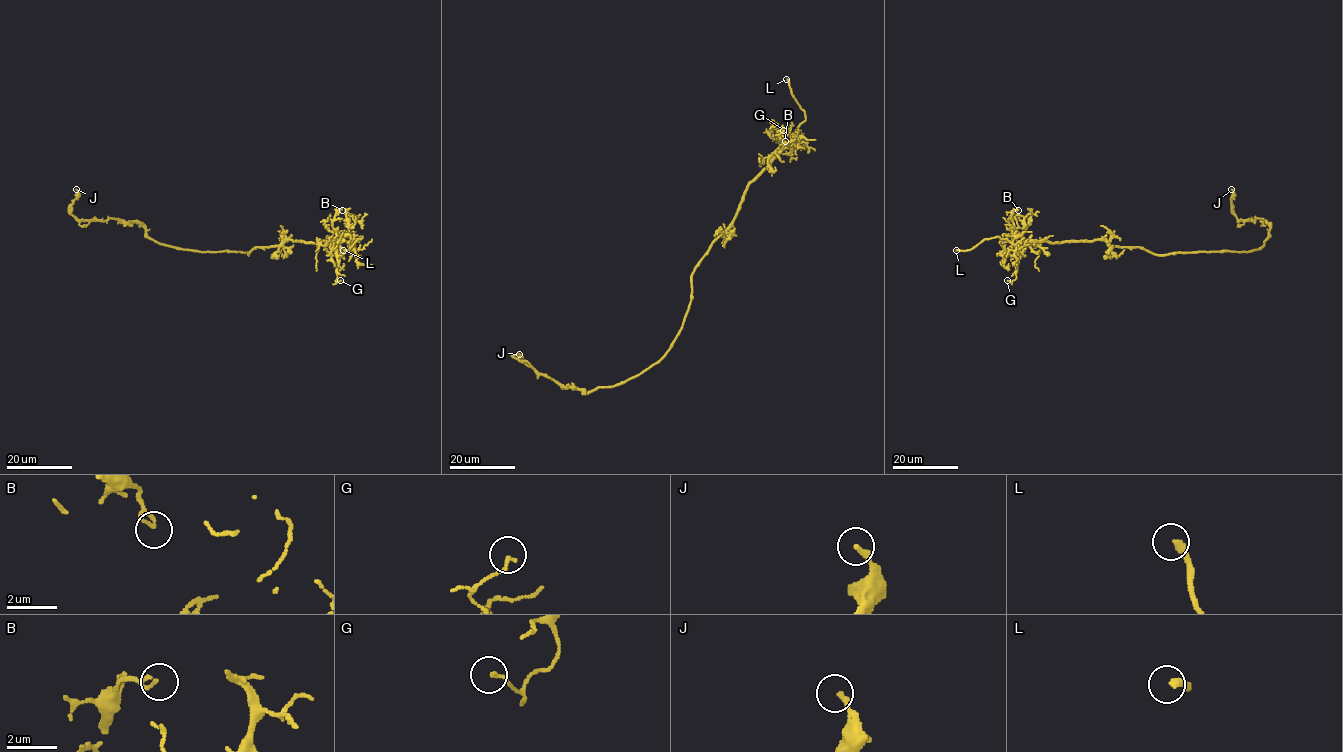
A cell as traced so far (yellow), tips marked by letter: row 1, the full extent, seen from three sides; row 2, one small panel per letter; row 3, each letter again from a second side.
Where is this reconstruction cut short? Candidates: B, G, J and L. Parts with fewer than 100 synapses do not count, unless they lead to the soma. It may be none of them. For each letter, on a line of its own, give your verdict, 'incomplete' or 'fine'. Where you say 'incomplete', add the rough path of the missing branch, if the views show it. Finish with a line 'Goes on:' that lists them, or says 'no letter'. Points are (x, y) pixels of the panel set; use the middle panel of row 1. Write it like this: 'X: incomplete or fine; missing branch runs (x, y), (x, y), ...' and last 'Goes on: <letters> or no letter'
B: fine
G: fine
J: fine
L: incomplete
Goes on: L

